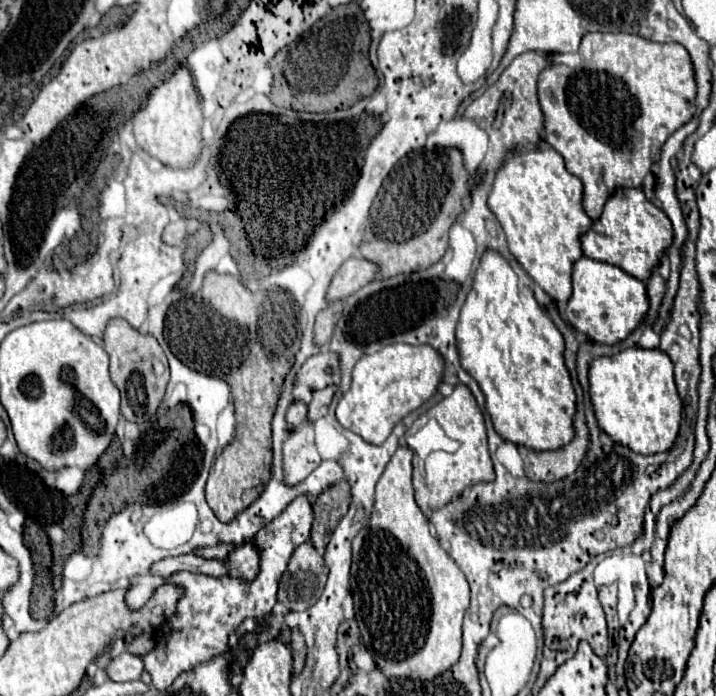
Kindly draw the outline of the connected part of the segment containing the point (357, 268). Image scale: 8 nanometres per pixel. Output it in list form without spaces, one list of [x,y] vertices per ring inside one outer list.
[[[352,257],[352,259],[344,261],[340,265],[340,269],[336,271],[336,275],[332,277],[326,299],[330,303],[346,299],[352,293],[356,293],[358,289],[362,289],[364,285],[368,285],[374,279],[374,275],[378,275],[376,263],[370,263],[362,257]]]

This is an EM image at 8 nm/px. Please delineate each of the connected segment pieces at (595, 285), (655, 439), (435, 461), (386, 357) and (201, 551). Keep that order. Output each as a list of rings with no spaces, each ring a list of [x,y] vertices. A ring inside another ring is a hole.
[[[580,257],[572,267],[572,287],[574,291],[566,305],[566,319],[576,331],[596,343],[614,345],[626,339],[648,311],[646,285],[610,263]]]
[[[630,347],[610,357],[596,357],[588,369],[590,401],[598,427],[616,443],[642,455],[670,449],[678,437],[682,399],[676,391],[672,361],[660,349]]]
[[[458,383],[454,387],[452,395],[444,397],[440,403],[436,403],[432,409],[428,409],[422,417],[418,417],[418,421],[414,423],[412,429],[408,429],[408,433],[416,431],[430,417],[434,417],[440,423],[444,433],[448,433],[460,441],[460,445],[462,445],[460,455],[462,457],[452,463],[452,453],[432,451],[424,461],[424,475],[420,473],[420,467],[414,467],[414,493],[416,493],[416,503],[420,505],[420,509],[444,507],[452,497],[458,497],[462,493],[462,489],[466,489],[474,483],[480,483],[480,481],[492,481],[494,479],[494,467],[492,467],[492,459],[490,459],[488,443],[486,443],[484,417],[482,417],[480,409],[474,401],[474,395],[468,391],[468,387]],[[426,481],[428,481],[428,485],[426,485]]]
[[[386,345],[378,353],[364,355],[356,363],[350,389],[338,401],[336,419],[342,427],[360,435],[366,443],[380,445],[402,417],[418,409],[436,393],[442,381],[442,371],[444,361],[430,345]]]
[[[224,545],[224,547],[198,547],[194,553],[206,559],[226,559],[234,545]]]

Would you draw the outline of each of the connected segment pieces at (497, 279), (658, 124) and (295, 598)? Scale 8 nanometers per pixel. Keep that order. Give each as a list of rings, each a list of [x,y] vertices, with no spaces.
[[[486,249],[480,259],[480,265],[472,279],[472,287],[460,311],[456,347],[460,353],[460,365],[468,375],[476,379],[486,397],[486,411],[490,413],[494,429],[502,439],[512,441],[516,445],[532,447],[536,451],[560,449],[572,441],[572,417],[576,411],[576,395],[562,357],[562,333],[538,305],[530,287],[526,287],[520,281],[510,263],[498,251]]]
[[[588,33],[588,35],[584,35],[584,39],[580,43],[578,53],[582,55],[580,67],[572,69],[566,65],[550,65],[540,73],[540,77],[538,77],[538,101],[540,101],[542,113],[544,113],[544,139],[564,157],[566,169],[584,183],[584,197],[582,197],[584,211],[592,221],[596,221],[602,213],[606,199],[614,193],[614,189],[616,187],[640,187],[644,175],[650,171],[650,167],[656,161],[656,155],[660,153],[660,147],[664,145],[668,135],[692,119],[692,115],[696,111],[696,107],[694,107],[696,81],[694,81],[694,69],[692,69],[690,55],[680,43],[654,43],[654,41],[648,41],[644,37],[630,35],[630,33]]]
[[[302,543],[294,549],[288,569],[280,579],[278,587],[278,601],[288,611],[304,611],[312,607],[322,591],[328,577],[328,565],[324,557],[318,555],[314,545]]]

